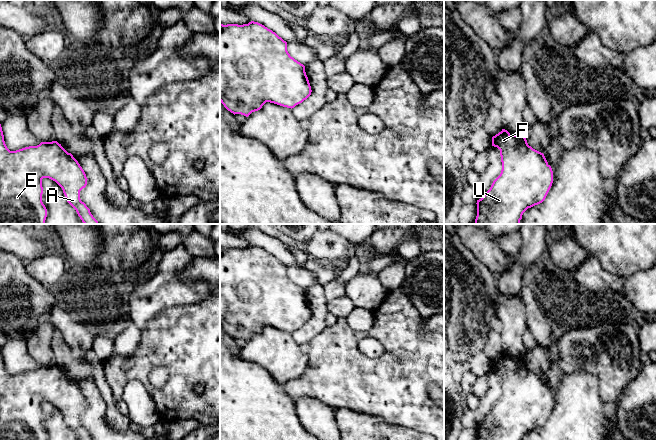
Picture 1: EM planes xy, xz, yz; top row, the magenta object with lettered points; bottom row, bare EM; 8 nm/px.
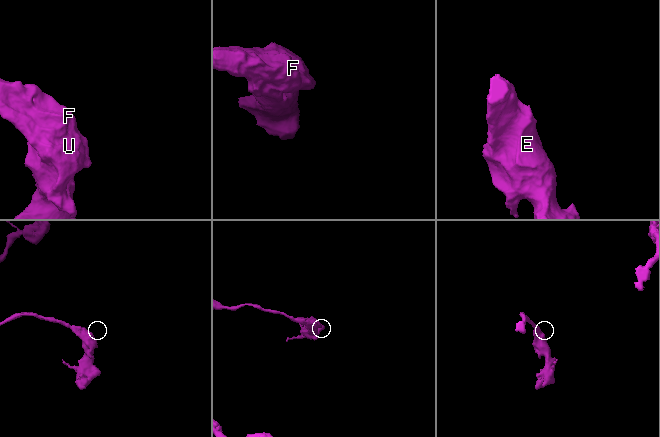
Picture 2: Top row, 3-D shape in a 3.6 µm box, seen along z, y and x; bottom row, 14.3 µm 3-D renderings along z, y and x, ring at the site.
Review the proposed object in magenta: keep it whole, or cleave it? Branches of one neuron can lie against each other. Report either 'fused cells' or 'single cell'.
single cell

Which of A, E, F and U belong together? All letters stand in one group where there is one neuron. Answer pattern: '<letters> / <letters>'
A E F U

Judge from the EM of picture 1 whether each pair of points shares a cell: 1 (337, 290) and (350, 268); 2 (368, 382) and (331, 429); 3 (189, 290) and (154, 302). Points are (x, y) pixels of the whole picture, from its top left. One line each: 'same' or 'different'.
1: same
2: different
3: same

